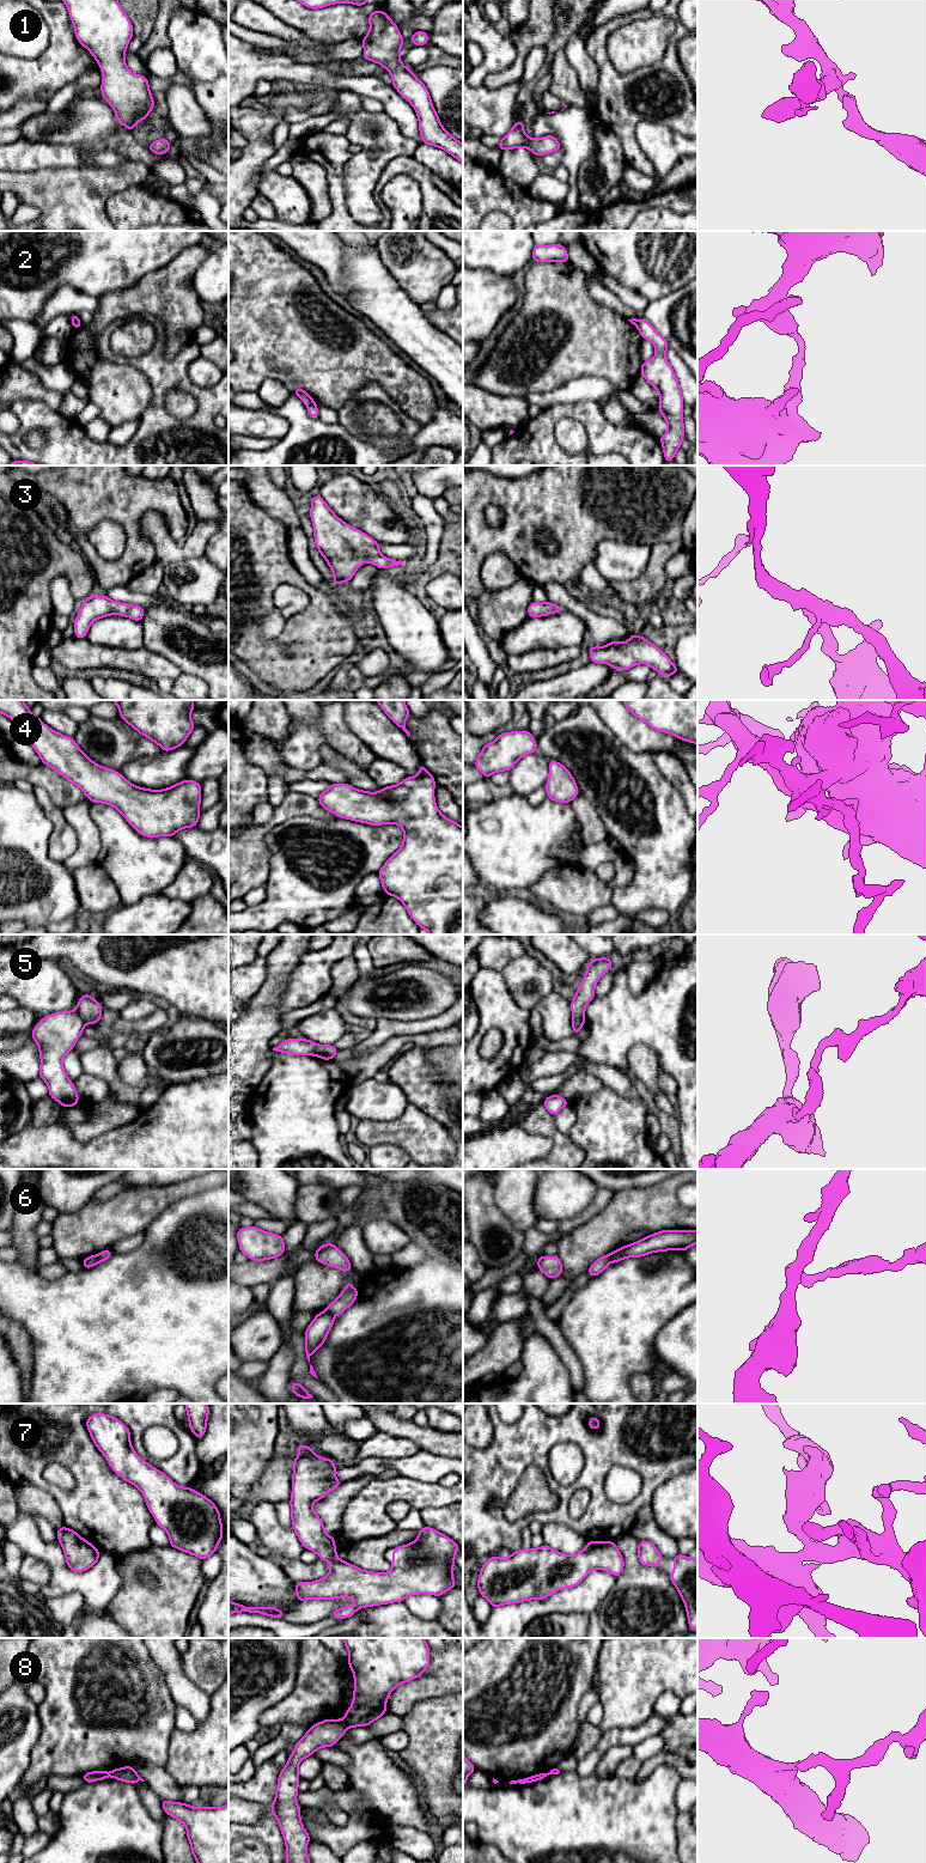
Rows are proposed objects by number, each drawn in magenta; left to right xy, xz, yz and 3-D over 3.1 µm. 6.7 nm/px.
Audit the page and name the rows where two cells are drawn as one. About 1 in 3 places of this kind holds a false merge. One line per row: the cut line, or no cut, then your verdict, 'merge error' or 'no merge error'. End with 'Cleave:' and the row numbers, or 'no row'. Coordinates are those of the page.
1: cut none; no merge error
2: cut xz (315, 403), (308, 407); merge error
3: cut none; no merge error
4: cut none; no merge error
5: cut none; no merge error
6: cut xz (324, 1310), (333, 1316); merge error
7: cut none; no merge error
8: cut xz (342, 1721), (347, 1725); merge error
Cleave: 2, 6, 8

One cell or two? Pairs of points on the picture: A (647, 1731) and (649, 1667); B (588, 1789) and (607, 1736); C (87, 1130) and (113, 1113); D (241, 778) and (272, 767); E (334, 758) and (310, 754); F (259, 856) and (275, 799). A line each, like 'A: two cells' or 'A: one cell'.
A: two cells
B: two cells
C: one cell
D: two cells
E: two cells
F: two cells

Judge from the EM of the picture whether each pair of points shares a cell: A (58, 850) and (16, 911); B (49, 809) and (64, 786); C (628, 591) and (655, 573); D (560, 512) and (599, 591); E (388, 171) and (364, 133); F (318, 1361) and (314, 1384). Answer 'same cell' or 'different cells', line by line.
A: different cells
B: different cells
C: same cell
D: different cells
E: different cells
F: different cells

